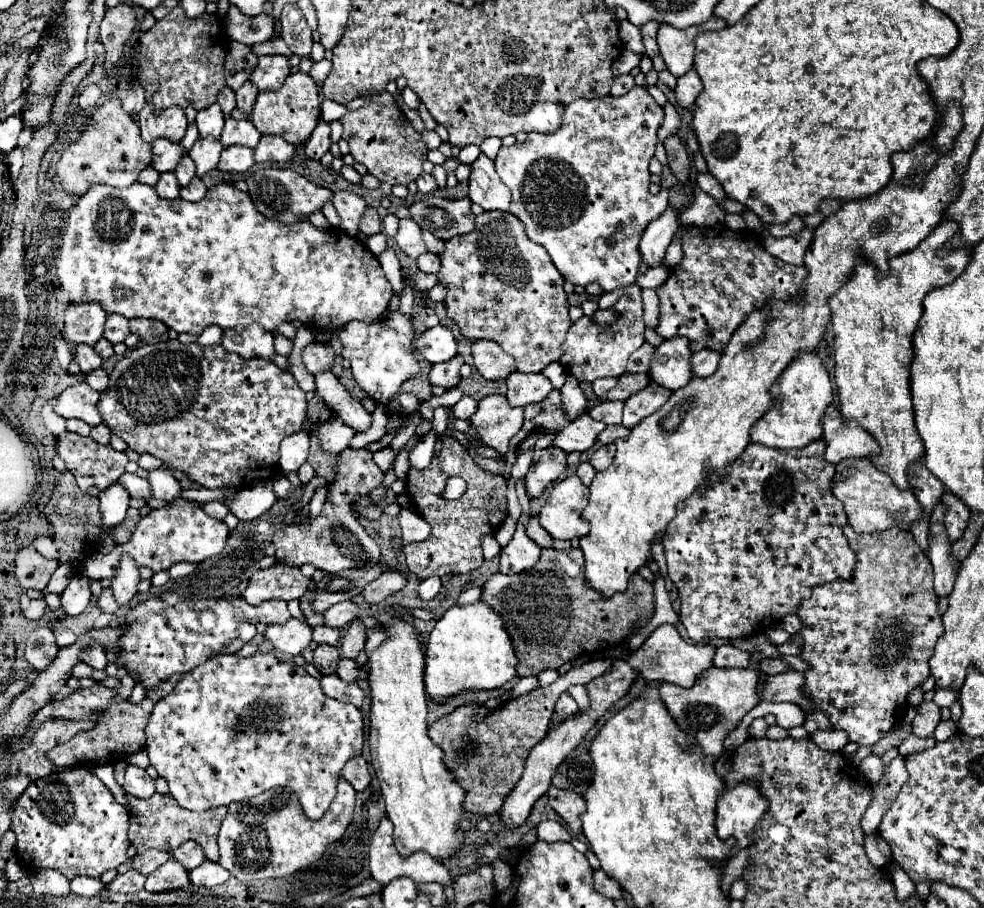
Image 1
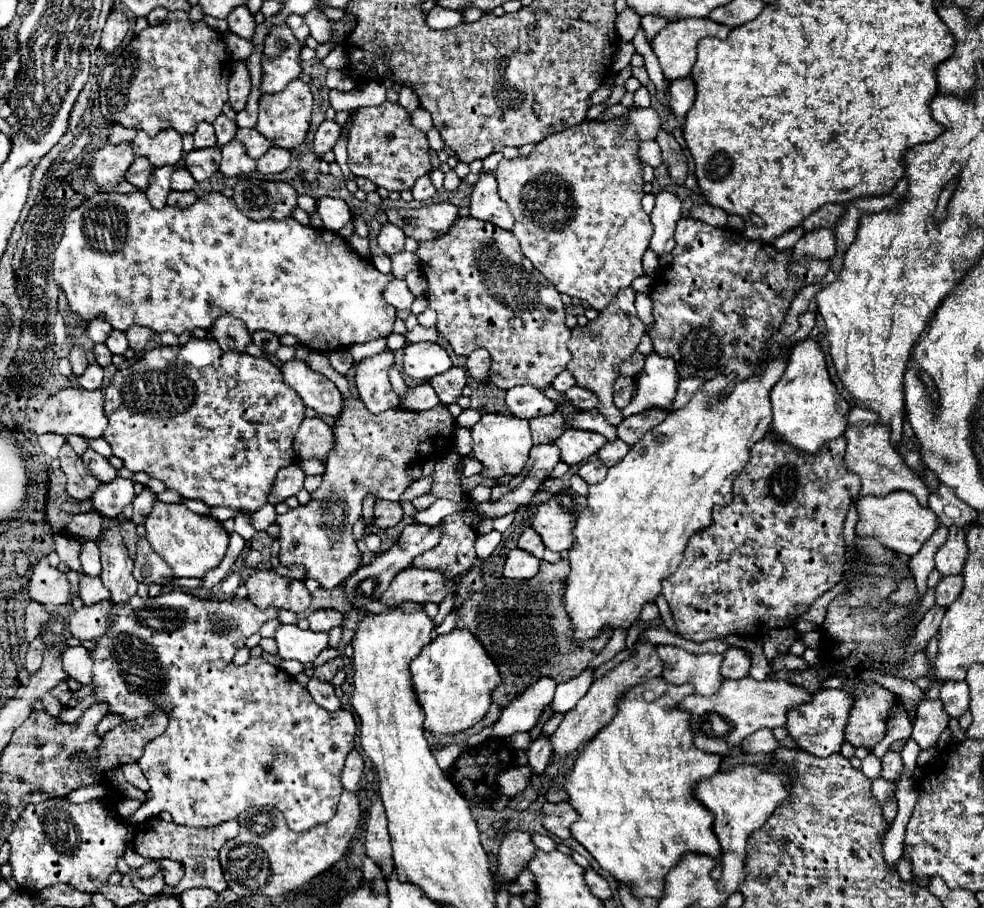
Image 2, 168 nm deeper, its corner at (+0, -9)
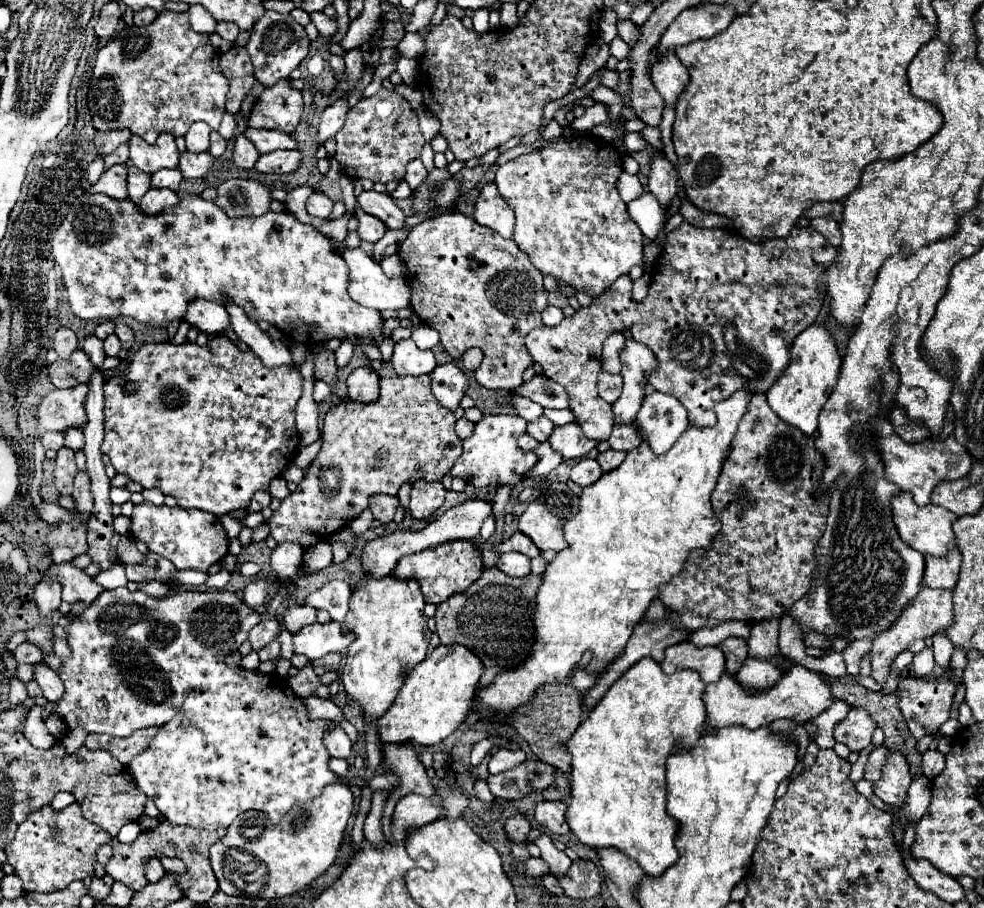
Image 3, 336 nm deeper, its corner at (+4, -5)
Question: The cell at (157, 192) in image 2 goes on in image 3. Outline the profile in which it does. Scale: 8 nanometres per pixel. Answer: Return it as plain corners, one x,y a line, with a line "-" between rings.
129,166
129,178
127,178
127,182
129,182
129,200
135,202
135,204
151,188
151,176
145,174
145,172
141,172
141,170
137,170
137,168
133,168
133,166

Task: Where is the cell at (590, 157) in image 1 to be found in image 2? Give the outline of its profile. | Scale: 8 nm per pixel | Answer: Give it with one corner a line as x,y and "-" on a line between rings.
613,118
609,122
583,120
539,142
529,156
513,160
503,158
495,170
499,196
515,218
513,234
523,254
561,294
587,300
595,310
603,310
615,298
615,292
631,286
637,276
645,274
641,256
649,248
653,236
653,224
641,208
643,162
637,156
639,142
621,138
623,126
623,118

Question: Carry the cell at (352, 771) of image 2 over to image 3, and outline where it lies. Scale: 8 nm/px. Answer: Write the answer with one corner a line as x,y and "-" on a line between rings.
337,722
331,730
331,734
325,736
325,746
333,758
349,758
351,756
351,740

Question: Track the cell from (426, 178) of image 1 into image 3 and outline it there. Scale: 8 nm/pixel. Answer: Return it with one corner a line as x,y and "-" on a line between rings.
413,160
411,166
407,166
407,174
405,174
405,182
411,186
411,190
417,190
419,184
423,184
427,180
427,170
421,164
421,160

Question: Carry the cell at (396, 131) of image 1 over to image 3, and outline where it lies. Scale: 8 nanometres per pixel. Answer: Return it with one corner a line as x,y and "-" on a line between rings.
379,90
375,96
371,98
363,98
359,100
353,108
349,108
347,112
347,120
345,126
337,132
335,136
337,140
337,154
335,158
341,162
343,174
351,176
351,178
369,178
373,182
401,182
405,178
405,168
411,160
421,156
421,150
425,146
425,138
419,130
417,124
417,114
411,110
411,104
397,92
389,92
389,90

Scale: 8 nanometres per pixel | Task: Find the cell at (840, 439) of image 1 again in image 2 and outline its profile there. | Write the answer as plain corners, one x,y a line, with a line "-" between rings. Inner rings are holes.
852,407
847,413
847,425
849,428
845,430
845,438
847,438
845,464
847,464
847,470
861,476
861,496
863,494
885,496
895,490
905,490
915,494
921,506
927,506
927,498
931,490
927,488
925,480
917,476
899,456
899,452
891,443
890,428
879,424
879,416
868,409
-
853,425
857,425
857,428
851,428

